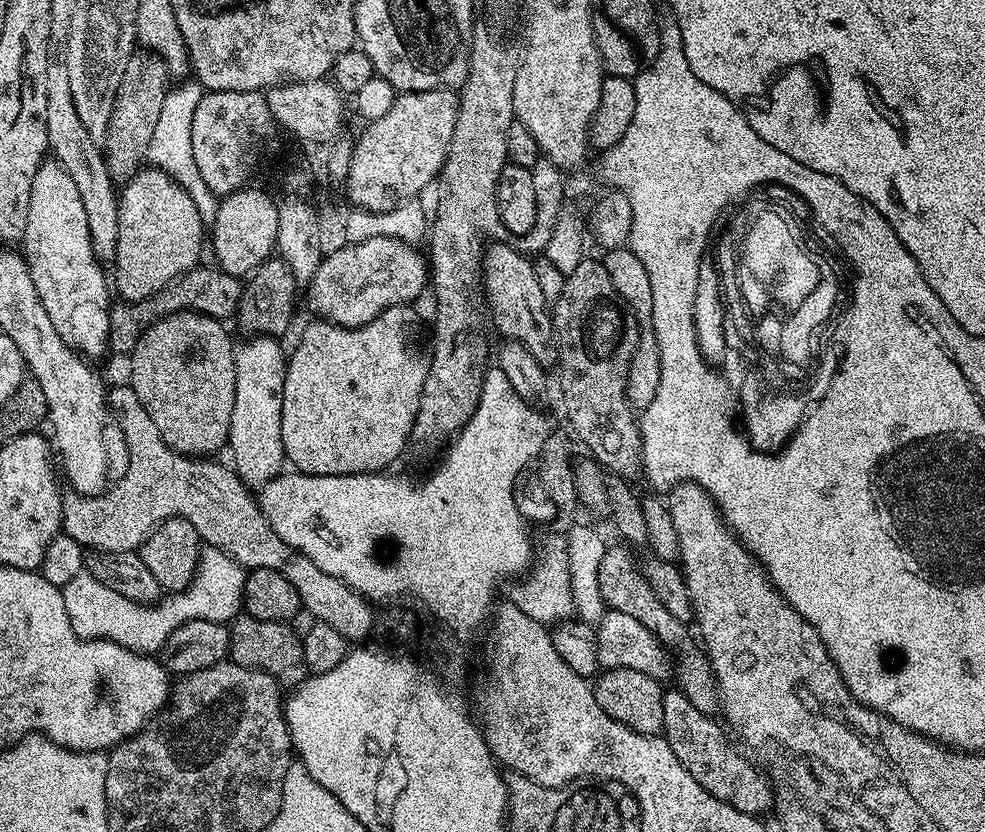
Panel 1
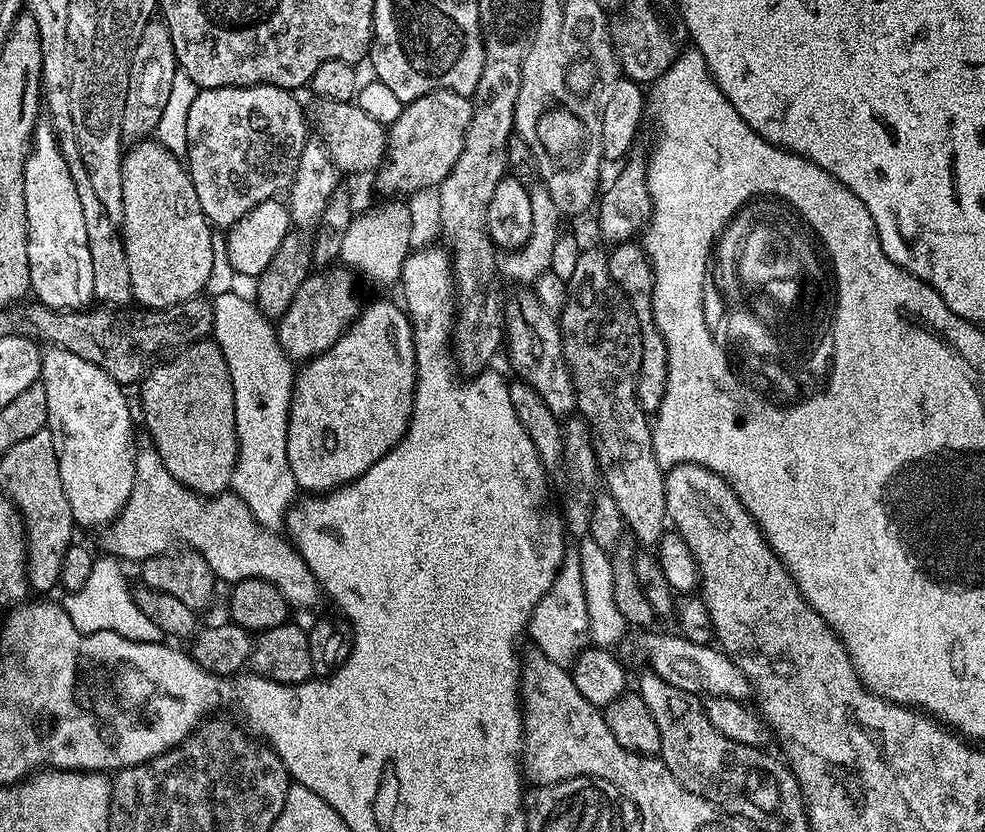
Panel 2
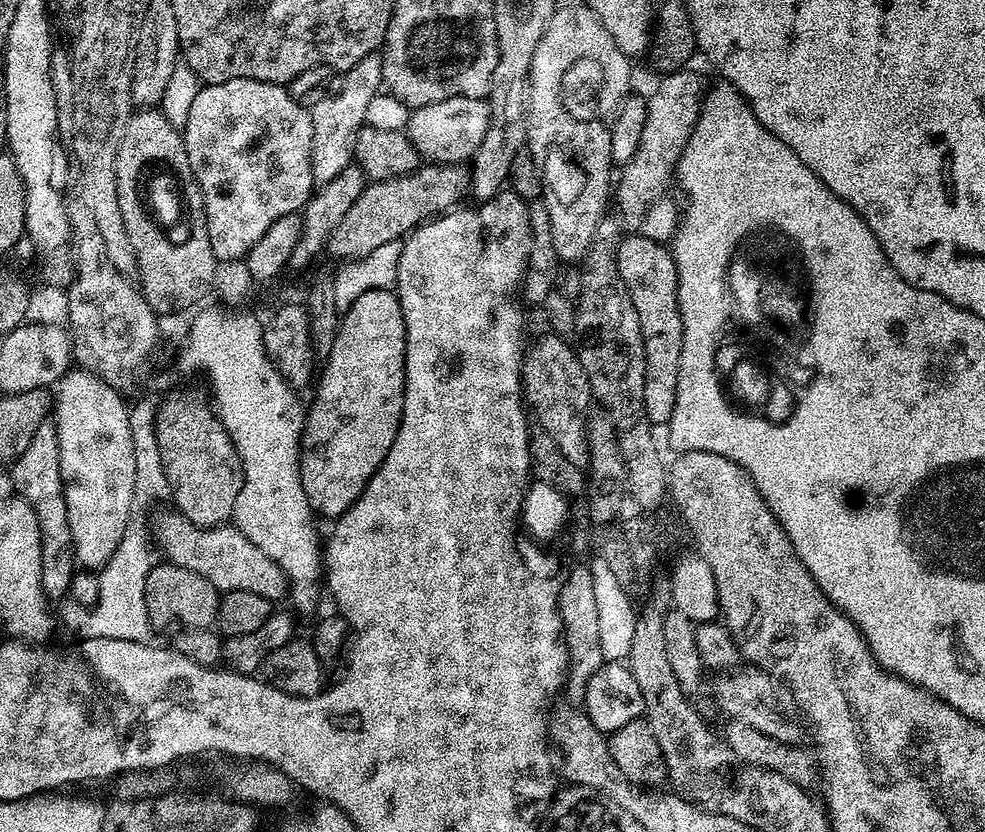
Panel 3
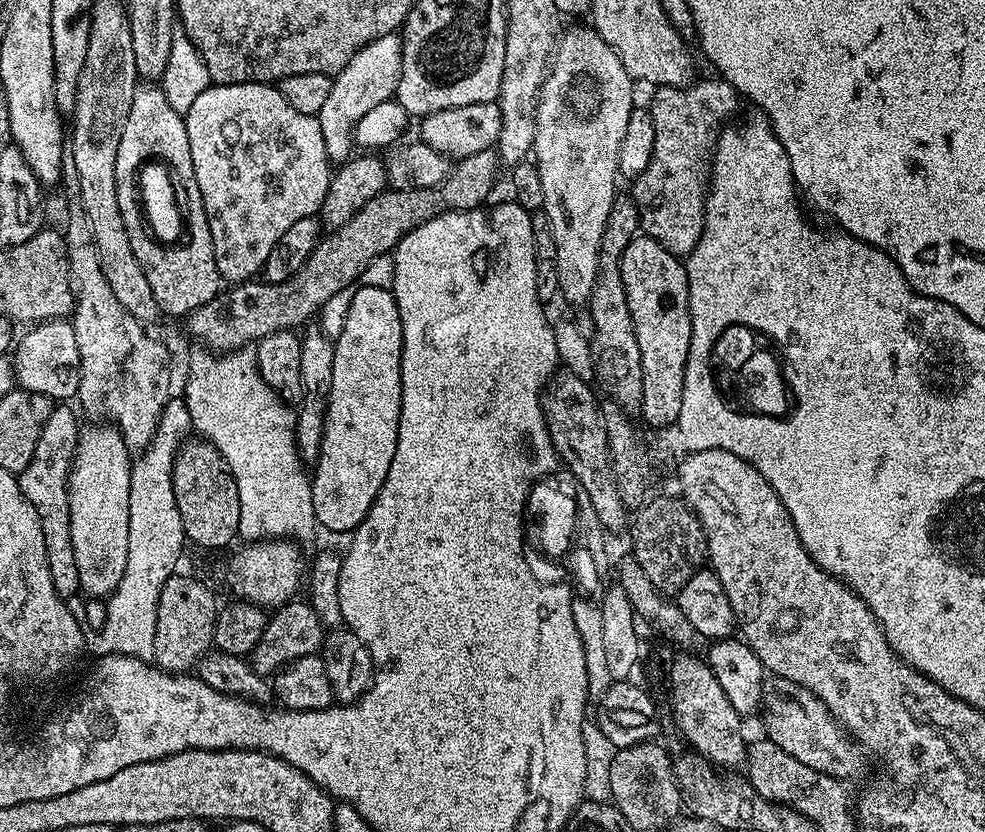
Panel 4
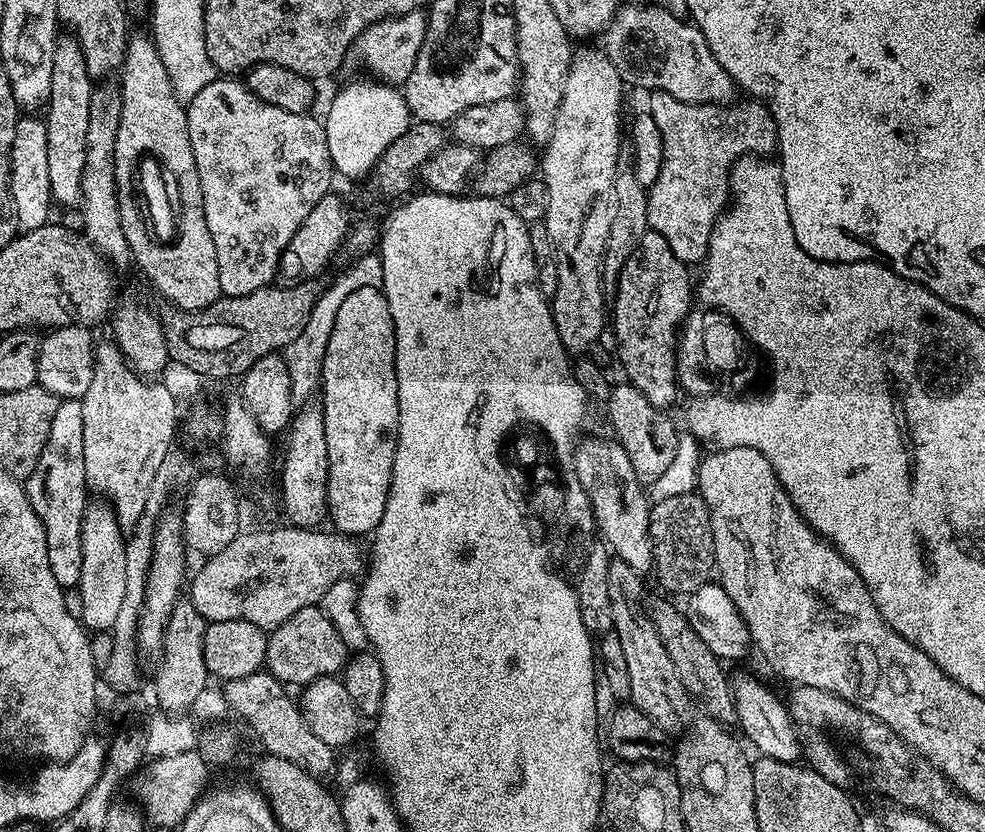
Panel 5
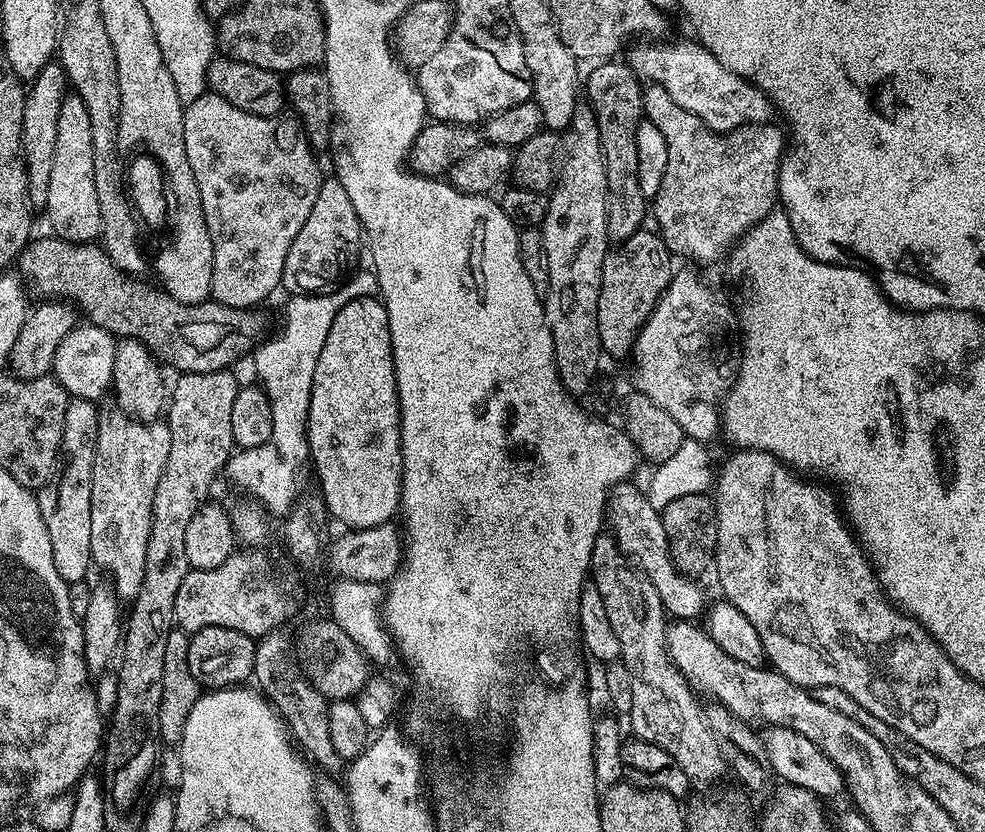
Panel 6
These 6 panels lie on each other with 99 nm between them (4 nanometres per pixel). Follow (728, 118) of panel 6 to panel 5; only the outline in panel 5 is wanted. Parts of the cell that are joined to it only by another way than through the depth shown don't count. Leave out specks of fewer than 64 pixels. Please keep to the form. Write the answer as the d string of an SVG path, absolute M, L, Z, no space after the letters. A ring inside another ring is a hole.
M626 4L602 34L603 51L629 87L648 88L649 91L664 91L686 104L729 103L736 92L733 80L713 56L709 43L700 28L674 18L669 11L655 4L631 6Z

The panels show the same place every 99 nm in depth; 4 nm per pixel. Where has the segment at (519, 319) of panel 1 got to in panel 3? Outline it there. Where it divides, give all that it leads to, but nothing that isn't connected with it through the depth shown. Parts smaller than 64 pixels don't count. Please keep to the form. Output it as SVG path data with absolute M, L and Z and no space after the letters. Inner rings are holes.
M547 335L527 345L524 365L520 368L524 399L535 423L554 438L558 450L562 450L574 466L584 468L588 462L588 418L594 408L590 382L579 356L565 337Z

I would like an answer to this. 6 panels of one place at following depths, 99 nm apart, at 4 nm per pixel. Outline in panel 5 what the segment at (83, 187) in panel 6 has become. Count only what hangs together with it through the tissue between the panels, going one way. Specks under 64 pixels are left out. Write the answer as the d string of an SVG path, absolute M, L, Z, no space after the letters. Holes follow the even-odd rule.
M64 34L59 37L54 46L54 70L50 70L50 98L46 105L46 113L43 117L44 125L46 126L46 155L48 159L49 173L50 173L50 190L52 191L53 201L57 205L65 204L66 207L72 208L81 203L80 195L82 194L82 166L86 166L86 133L90 123L90 98L92 97L92 90L94 87L94 78L86 70L86 60L82 58L82 46L78 46L76 37L71 34Z

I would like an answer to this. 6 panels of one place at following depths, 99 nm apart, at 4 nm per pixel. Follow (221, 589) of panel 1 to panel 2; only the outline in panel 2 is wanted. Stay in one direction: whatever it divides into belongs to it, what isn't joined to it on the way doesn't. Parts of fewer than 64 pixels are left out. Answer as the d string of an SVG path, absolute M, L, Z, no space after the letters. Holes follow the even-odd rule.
M100 558L93 563L90 578L86 578L86 586L63 597L62 603L70 614L70 622L74 622L80 632L117 632L127 640L157 643L162 633L158 626L154 626L154 622L150 622L150 618L146 618L146 614L142 614L142 610L138 610L133 589L128 589L120 567L121 561L116 558Z

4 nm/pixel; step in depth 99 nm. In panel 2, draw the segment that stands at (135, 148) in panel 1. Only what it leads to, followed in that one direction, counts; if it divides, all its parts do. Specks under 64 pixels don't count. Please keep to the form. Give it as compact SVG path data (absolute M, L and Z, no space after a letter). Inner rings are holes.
M153 18L148 21L146 30L142 30L142 38L134 50L130 86L126 90L126 110L122 110L122 138L125 145L131 146L139 141L147 140L158 126L158 118L162 118L162 110L170 98L170 89L178 71L174 42L170 42L170 30L163 19Z

